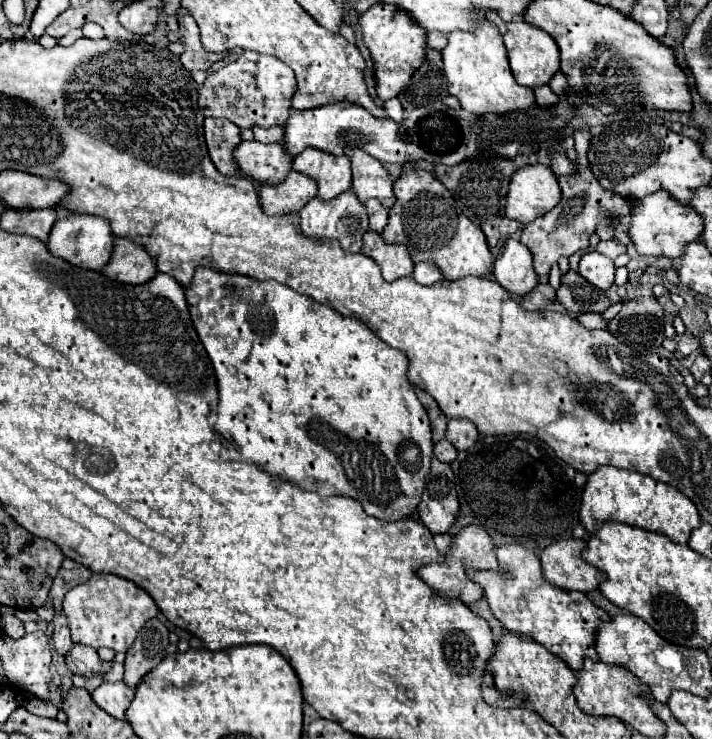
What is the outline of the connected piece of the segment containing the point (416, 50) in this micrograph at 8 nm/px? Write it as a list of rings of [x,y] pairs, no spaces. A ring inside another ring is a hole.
[[[374,4],[370,10],[366,10],[364,14],[360,14],[360,32],[362,32],[362,40],[370,50],[370,56],[374,60],[374,74],[376,74],[376,92],[380,100],[390,100],[394,96],[400,94],[400,90],[410,82],[412,74],[420,68],[422,60],[424,60],[424,52],[426,52],[426,30],[418,28],[418,24],[402,10],[398,10],[392,4]]]

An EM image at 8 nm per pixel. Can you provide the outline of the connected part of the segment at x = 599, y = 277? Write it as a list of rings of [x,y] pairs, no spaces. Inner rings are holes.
[[[596,250],[582,256],[578,272],[600,290],[608,290],[614,284],[614,262]]]

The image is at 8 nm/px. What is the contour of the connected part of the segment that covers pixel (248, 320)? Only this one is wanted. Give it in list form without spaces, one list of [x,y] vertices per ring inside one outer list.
[[[196,268],[196,274],[186,286],[186,302],[190,310],[190,318],[194,322],[194,328],[198,332],[200,342],[204,344],[210,362],[214,366],[214,374],[218,380],[218,420],[216,420],[216,432],[232,442],[240,452],[244,460],[250,460],[258,464],[262,470],[268,470],[272,474],[278,474],[286,478],[292,484],[298,484],[300,488],[312,490],[320,494],[322,498],[328,496],[350,496],[358,500],[366,514],[376,516],[380,520],[400,520],[410,516],[422,496],[424,480],[430,472],[430,460],[432,460],[432,438],[430,438],[430,422],[428,414],[418,402],[418,396],[414,394],[412,384],[408,382],[406,370],[408,370],[408,358],[402,350],[396,350],[382,342],[364,322],[344,316],[336,312],[334,308],[326,304],[318,304],[306,294],[294,292],[292,288],[276,282],[276,280],[256,280],[242,274],[228,274],[228,272],[216,272],[210,268]]]

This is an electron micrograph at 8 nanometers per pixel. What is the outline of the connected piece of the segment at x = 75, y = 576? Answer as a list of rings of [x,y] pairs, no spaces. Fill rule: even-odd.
[[[66,558],[64,564],[62,564],[62,568],[60,568],[60,572],[58,572],[58,576],[54,578],[54,586],[52,586],[52,590],[50,590],[54,610],[60,610],[60,608],[62,608],[64,594],[66,594],[70,588],[74,588],[76,584],[86,582],[90,576],[92,576],[92,572],[90,572],[86,566],[74,562],[74,560],[70,560],[70,558]]]

